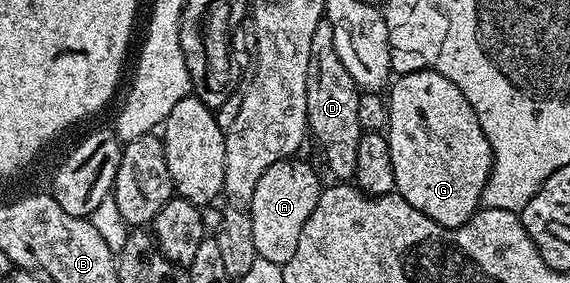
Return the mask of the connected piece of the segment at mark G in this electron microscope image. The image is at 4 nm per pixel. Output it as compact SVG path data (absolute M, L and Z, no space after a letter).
M429 68L399 75L391 83L386 101L395 193L446 228L466 224L481 209L480 197L492 171L492 149L470 100L458 92L458 84Z

